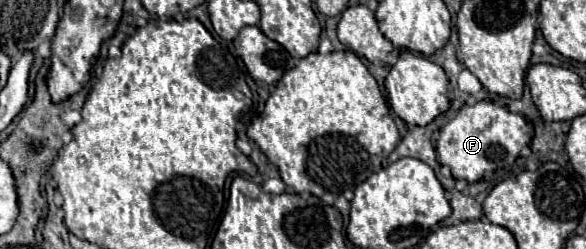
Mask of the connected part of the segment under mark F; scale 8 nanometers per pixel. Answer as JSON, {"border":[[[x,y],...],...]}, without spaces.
{"border":[[[479,101],[475,105],[463,105],[457,115],[441,129],[437,139],[437,159],[447,165],[455,179],[465,179],[467,183],[479,181],[487,171],[511,165],[519,151],[533,139],[533,125],[505,107],[497,107],[491,101]]]}

